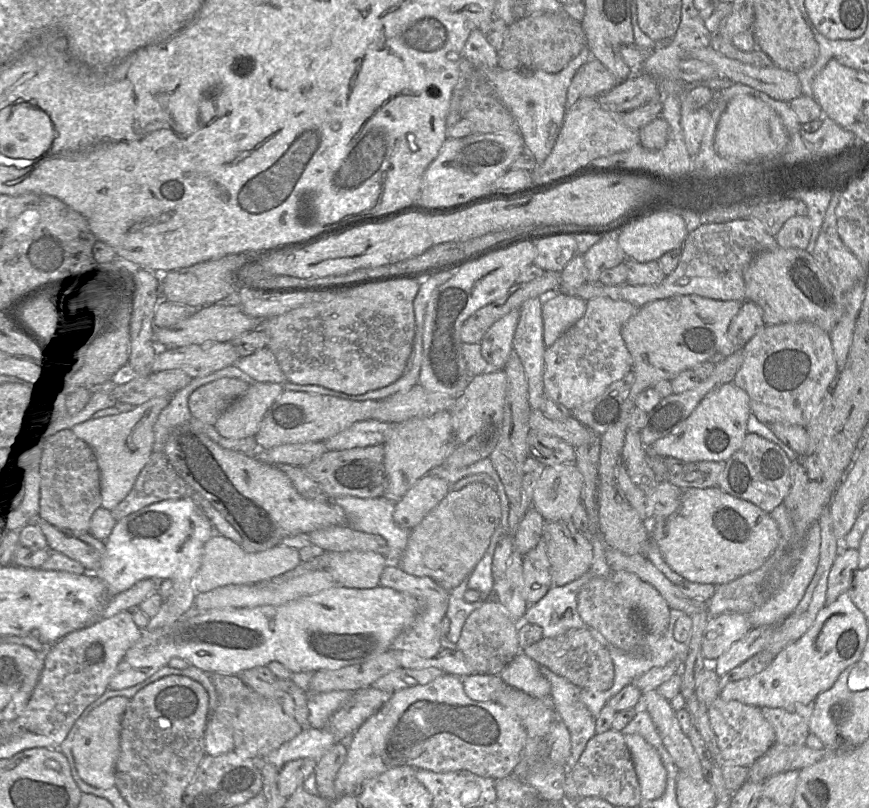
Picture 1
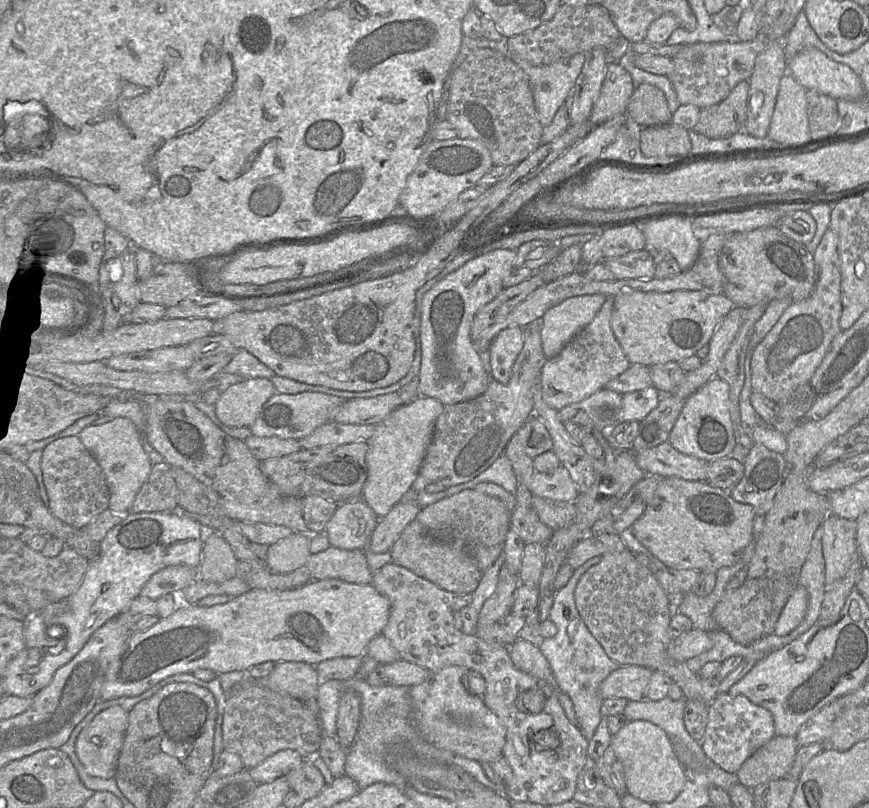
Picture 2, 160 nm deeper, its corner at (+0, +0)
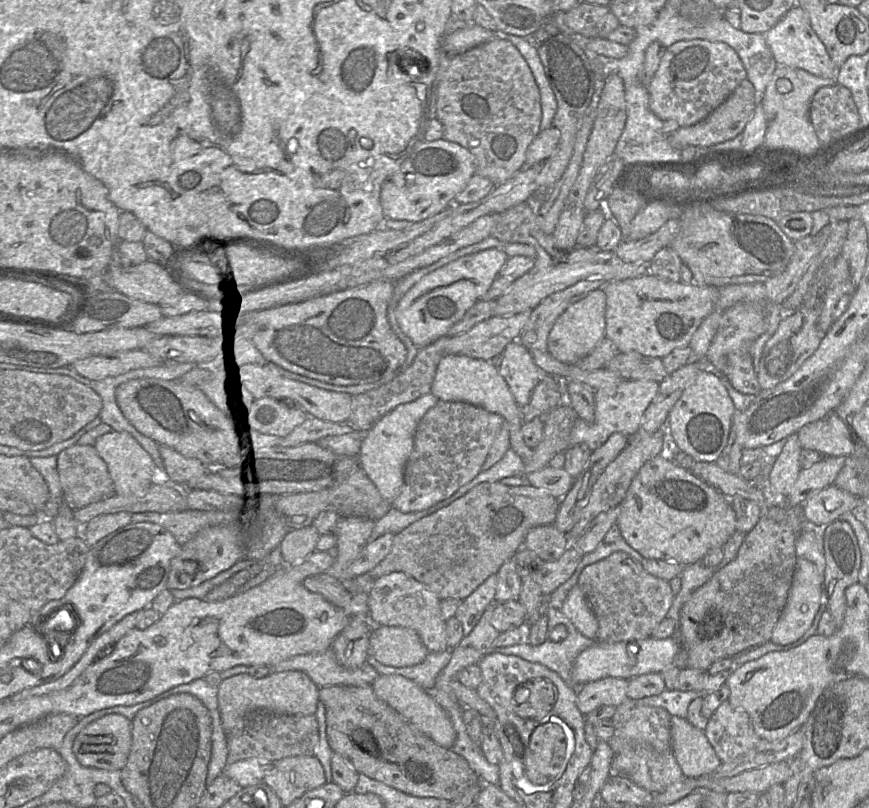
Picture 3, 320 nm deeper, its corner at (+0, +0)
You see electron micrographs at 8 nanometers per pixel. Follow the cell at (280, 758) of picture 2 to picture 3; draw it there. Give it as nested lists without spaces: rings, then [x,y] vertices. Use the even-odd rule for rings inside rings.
[[[250,758],[229,762],[223,773],[238,783],[241,788],[263,782],[263,778],[274,766],[268,759]]]

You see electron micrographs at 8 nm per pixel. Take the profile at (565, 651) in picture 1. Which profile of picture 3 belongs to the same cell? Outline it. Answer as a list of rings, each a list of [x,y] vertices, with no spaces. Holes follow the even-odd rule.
[[[499,481],[480,483],[448,506],[395,534],[389,553],[369,573],[375,580],[392,572],[404,572],[425,585],[441,600],[457,598],[463,601],[513,557],[523,546],[530,529],[554,524],[559,505],[560,500],[549,492],[530,485],[506,486]]]

